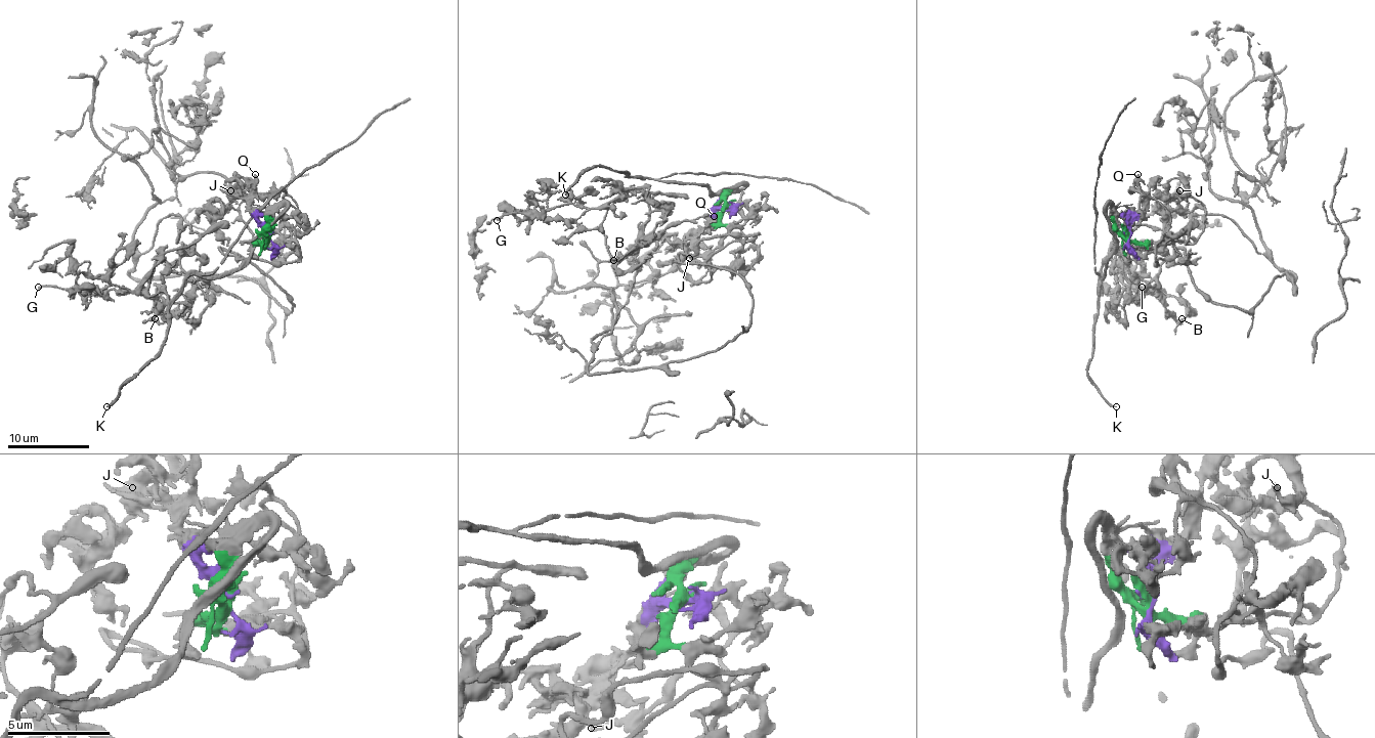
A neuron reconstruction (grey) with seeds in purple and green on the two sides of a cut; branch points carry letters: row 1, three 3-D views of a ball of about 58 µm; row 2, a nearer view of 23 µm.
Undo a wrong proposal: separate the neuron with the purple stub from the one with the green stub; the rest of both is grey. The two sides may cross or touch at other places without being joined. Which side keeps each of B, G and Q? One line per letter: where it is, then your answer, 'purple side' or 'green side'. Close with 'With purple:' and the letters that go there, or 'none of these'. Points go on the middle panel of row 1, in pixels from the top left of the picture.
B: place (613, 260); green side
G: place (497, 220); green side
Q: place (714, 216); purple side
With purple: Q

